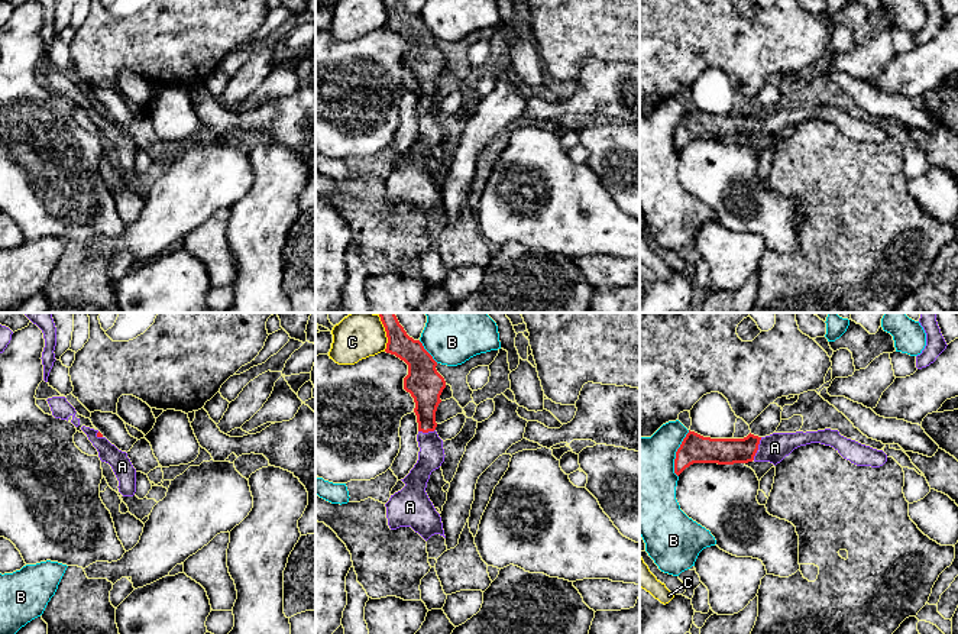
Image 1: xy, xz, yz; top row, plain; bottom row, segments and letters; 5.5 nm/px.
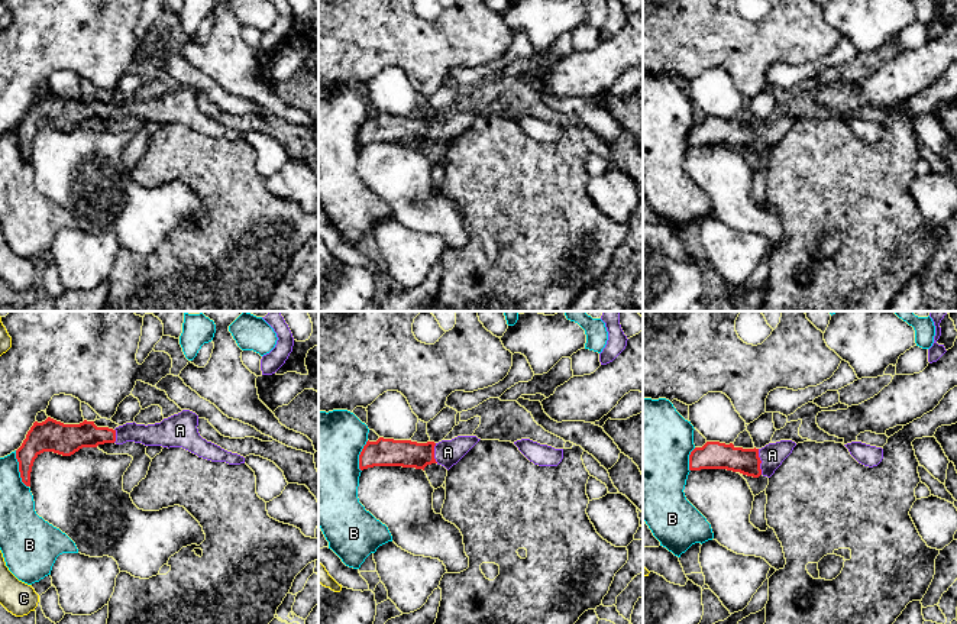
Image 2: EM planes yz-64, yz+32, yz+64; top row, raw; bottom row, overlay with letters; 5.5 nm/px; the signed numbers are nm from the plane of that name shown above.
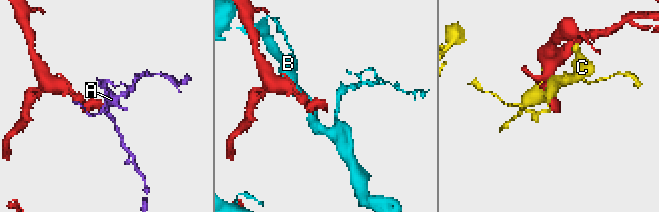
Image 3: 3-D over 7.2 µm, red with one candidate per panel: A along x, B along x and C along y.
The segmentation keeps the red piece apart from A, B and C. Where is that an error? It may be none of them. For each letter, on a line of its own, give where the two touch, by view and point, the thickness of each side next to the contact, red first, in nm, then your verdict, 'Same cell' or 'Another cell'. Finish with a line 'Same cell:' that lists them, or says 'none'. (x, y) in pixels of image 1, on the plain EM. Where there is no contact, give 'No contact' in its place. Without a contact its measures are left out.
A: Touches red at yz (757, 125). Thickness 140 nm (red) against 160 nm. Same cell
B: Touches red at yz (676, 129). Thickness 160 nm (red) against 400 nm. Another cell
C: Touches red at xz (387, 12). Thickness 150 nm (red) against 200 nm. Another cell
Same cell: A

